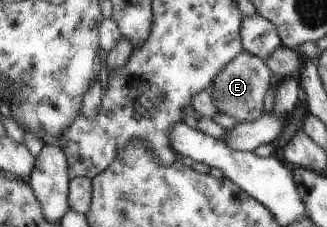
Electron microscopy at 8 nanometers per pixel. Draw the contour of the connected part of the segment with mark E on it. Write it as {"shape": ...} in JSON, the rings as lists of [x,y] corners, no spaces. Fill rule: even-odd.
{"shape":[[[242,51],[215,77],[210,95],[215,109],[238,122],[251,122],[263,114],[263,97],[271,85],[270,67],[259,57]]]}

